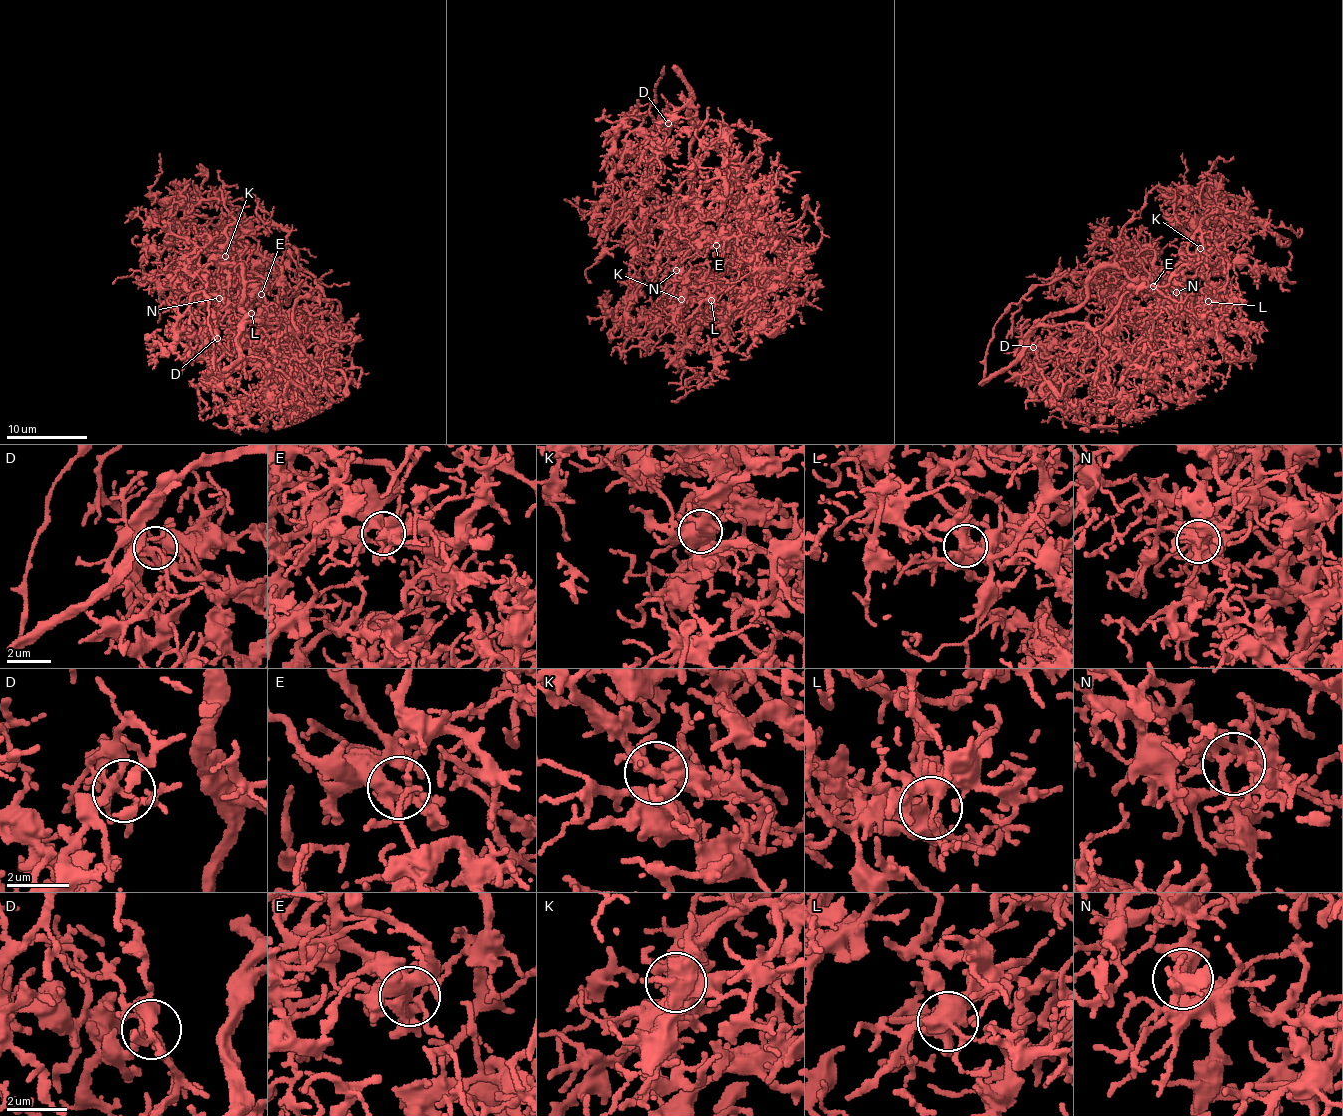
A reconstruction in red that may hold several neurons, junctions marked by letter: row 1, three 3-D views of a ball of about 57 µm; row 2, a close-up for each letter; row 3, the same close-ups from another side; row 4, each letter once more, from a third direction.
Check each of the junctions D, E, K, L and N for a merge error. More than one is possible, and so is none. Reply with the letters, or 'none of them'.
none of them

